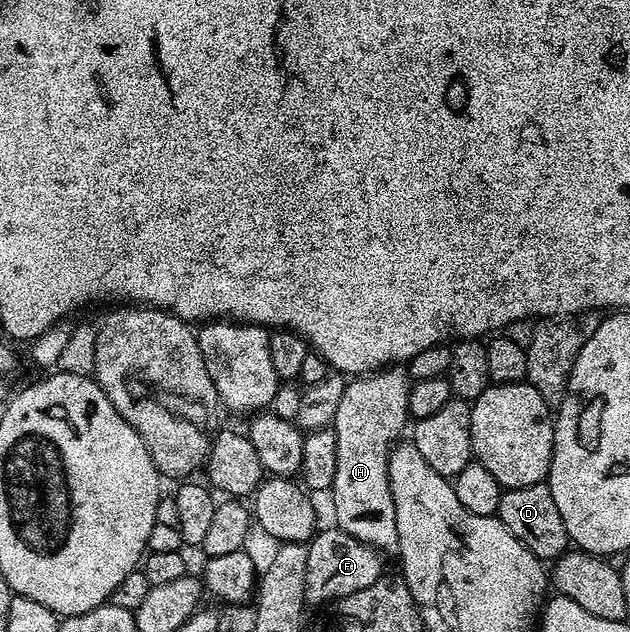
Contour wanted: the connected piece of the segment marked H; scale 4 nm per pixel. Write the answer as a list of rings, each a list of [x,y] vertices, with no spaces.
[[[384,368],[370,374],[355,376],[350,379],[341,396],[341,404],[337,404],[337,416],[333,429],[337,436],[337,464],[333,472],[333,484],[329,491],[331,506],[335,509],[334,525],[353,536],[358,542],[364,542],[378,550],[380,555],[398,555],[399,537],[397,536],[397,520],[393,508],[393,496],[389,492],[389,455],[392,447],[400,437],[399,429],[409,422],[407,397],[411,391],[411,382],[407,371],[403,368]]]

